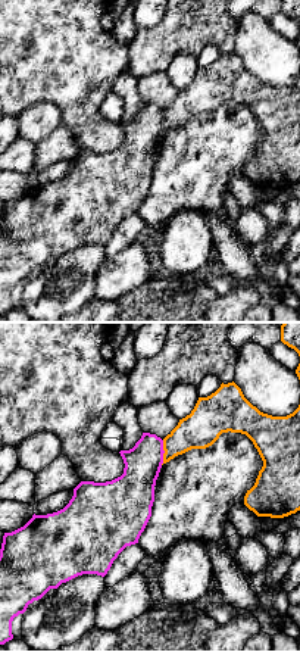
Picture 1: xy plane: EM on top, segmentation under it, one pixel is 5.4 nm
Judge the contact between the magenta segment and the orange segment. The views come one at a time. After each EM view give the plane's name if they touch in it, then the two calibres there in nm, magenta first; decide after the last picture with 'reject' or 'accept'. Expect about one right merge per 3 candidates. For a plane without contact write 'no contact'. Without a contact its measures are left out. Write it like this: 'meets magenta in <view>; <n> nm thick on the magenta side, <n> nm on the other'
meets magenta in xy; 200 nm thick on the magenta side, 200 nm on the other

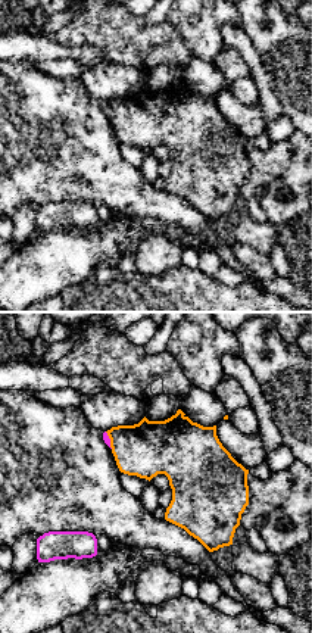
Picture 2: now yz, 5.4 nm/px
meets magenta in yz; 40 nm thick on the magenta side, 300 nm on the other

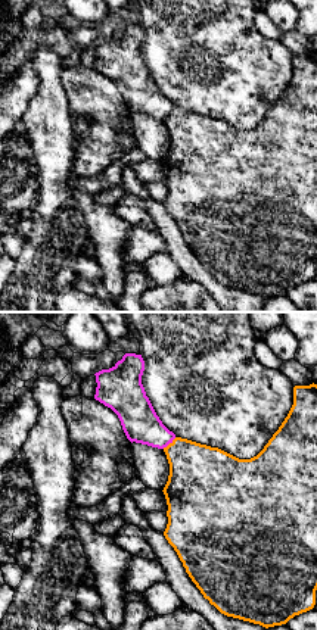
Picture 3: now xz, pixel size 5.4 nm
meets magenta in xz; 200 nm thick on the magenta side, 340 nm on the other

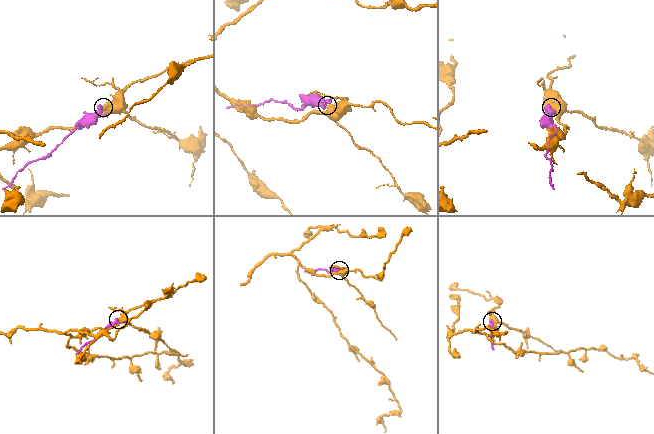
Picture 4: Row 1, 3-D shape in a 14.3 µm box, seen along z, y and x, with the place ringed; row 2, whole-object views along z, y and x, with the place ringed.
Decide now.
reject

